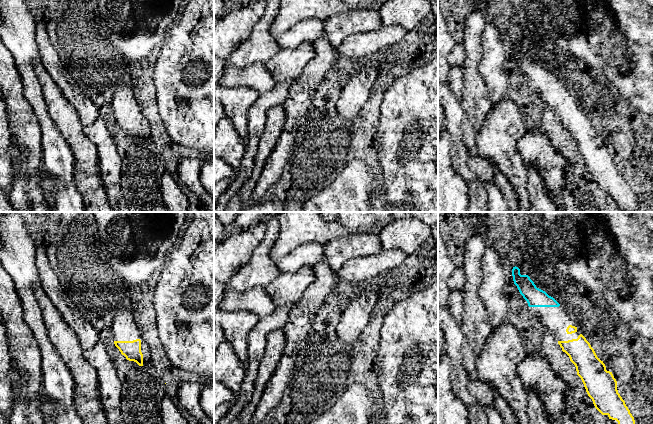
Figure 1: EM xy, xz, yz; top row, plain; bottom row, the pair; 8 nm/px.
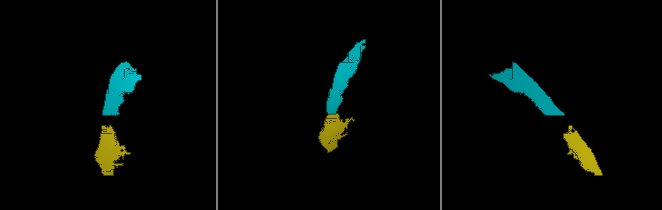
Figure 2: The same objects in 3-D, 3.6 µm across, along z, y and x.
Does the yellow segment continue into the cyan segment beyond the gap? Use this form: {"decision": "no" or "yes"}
{"decision": "yes"}

